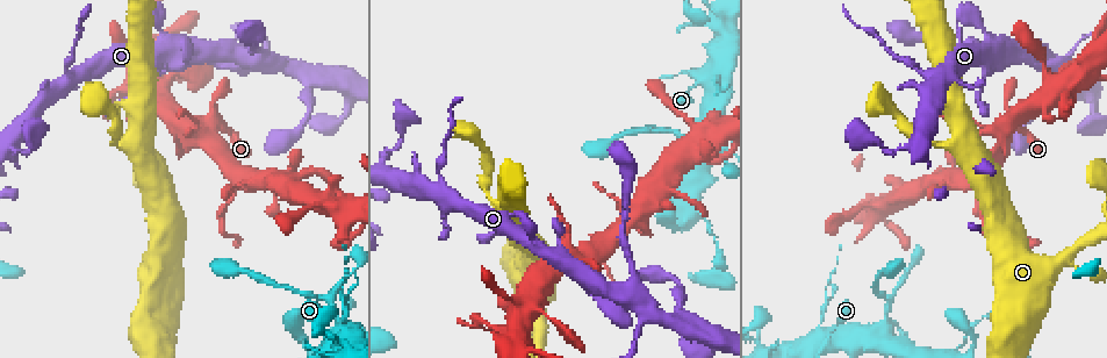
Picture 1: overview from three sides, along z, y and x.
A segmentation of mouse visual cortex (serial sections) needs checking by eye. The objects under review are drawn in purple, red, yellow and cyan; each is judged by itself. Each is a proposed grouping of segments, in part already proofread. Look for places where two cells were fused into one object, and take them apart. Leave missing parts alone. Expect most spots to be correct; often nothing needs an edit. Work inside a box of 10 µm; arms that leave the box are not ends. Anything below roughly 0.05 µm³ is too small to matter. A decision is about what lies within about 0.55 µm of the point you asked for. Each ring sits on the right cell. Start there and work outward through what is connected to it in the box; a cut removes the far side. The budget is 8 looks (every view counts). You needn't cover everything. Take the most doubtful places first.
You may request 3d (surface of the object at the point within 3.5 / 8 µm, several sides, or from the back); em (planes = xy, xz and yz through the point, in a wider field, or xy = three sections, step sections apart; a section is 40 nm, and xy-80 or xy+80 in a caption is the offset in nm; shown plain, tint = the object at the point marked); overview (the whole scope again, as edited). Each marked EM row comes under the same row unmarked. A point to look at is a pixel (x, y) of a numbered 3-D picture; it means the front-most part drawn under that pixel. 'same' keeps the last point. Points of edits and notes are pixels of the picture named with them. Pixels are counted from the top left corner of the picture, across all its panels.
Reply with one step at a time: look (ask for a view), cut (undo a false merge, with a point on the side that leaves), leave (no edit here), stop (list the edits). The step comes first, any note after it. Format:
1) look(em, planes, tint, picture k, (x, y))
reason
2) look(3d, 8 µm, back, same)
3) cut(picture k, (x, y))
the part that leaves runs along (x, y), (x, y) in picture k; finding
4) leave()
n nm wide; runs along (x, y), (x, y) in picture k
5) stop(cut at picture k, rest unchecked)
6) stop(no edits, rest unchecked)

look(3d, 3.5 µm, picture 1, (443, 191))
thick turns thin

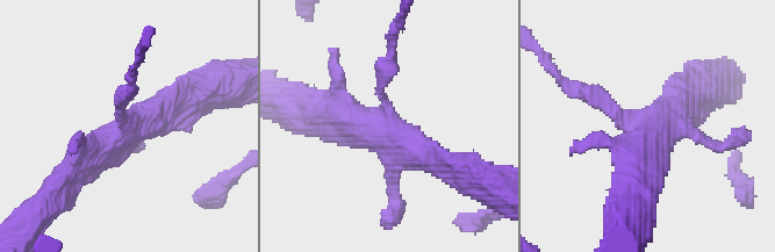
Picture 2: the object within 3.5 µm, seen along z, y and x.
look(em, xy, step 5, tint, picture 2, (656, 126))

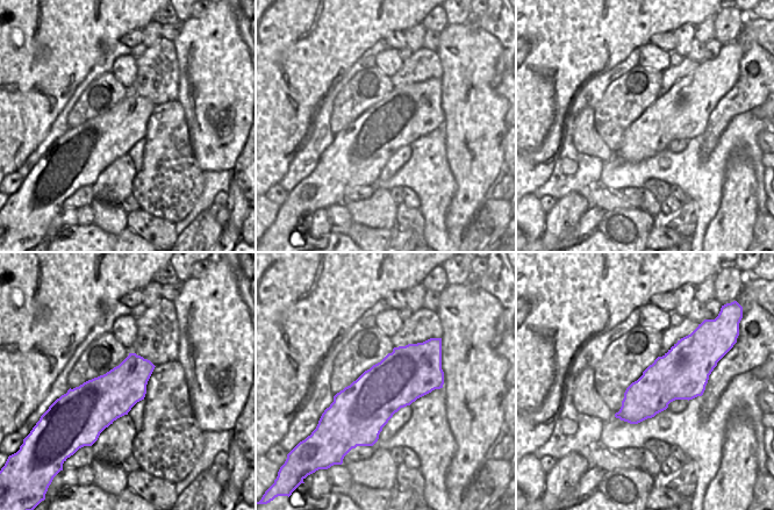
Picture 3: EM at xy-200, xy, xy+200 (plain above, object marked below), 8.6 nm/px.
leave()
runs along (189, 99), (165, 102), (72, 178) in picture 2; continuous, no second cell

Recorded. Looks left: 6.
look(3d, 3.5 µm, picture 1, (332, 301))
a fork

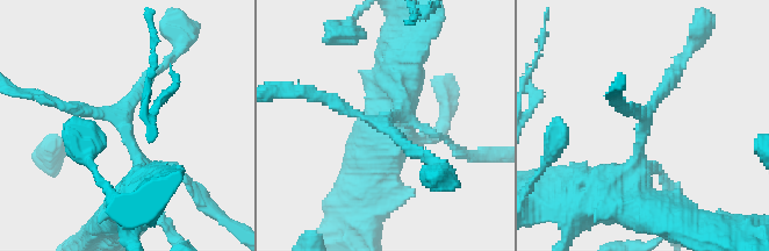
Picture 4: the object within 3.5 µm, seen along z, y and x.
look(em, xy, step 2, tint, picture 4, (380, 124))
3 arms; arms of 150, 200, 250 nm; now the EM

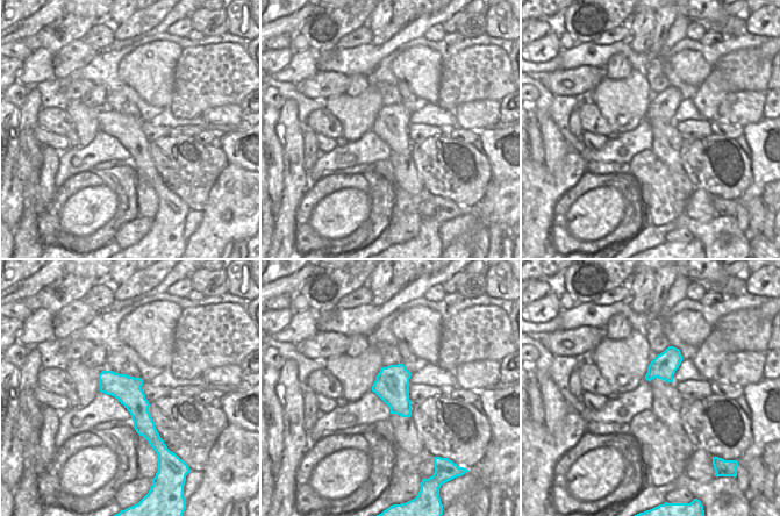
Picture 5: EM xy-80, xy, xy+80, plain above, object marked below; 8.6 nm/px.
leave()
runs along (105, 373), (138, 407), (159, 442) in picture 5; one cell here

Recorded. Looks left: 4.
look(em, planes, tint, picture 1, (238, 176))
a fork

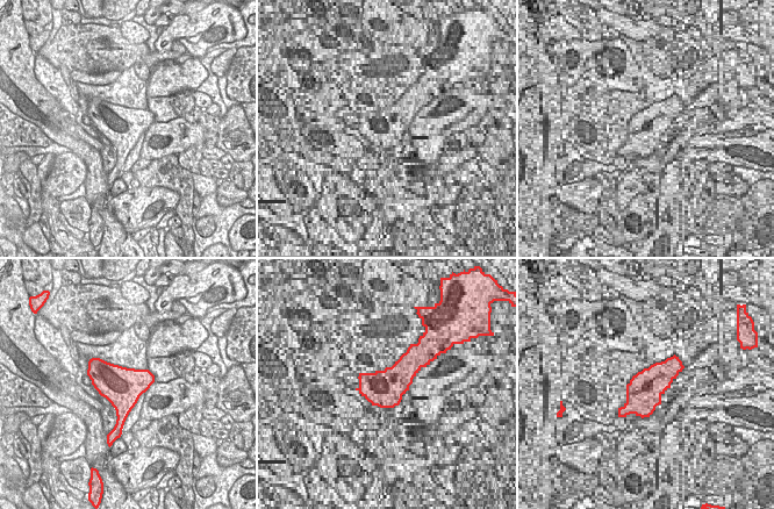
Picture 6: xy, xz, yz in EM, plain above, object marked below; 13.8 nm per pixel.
look(3d, 3.5 µm, back, same)

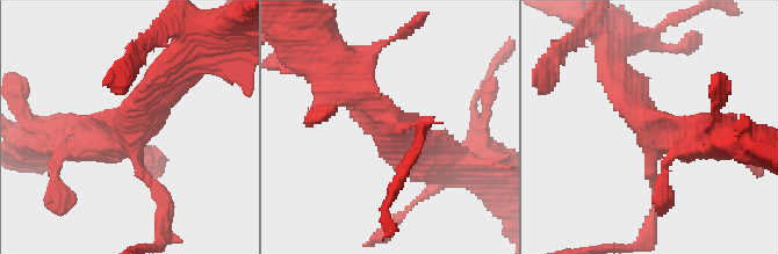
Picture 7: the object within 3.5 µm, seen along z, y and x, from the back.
leave()
arms of 100, 350, 400 nm; runs along (431, 159), (391, 132), (335, 73) in picture 7; one cell here

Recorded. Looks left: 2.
stop(no edits, rest unchecked)

